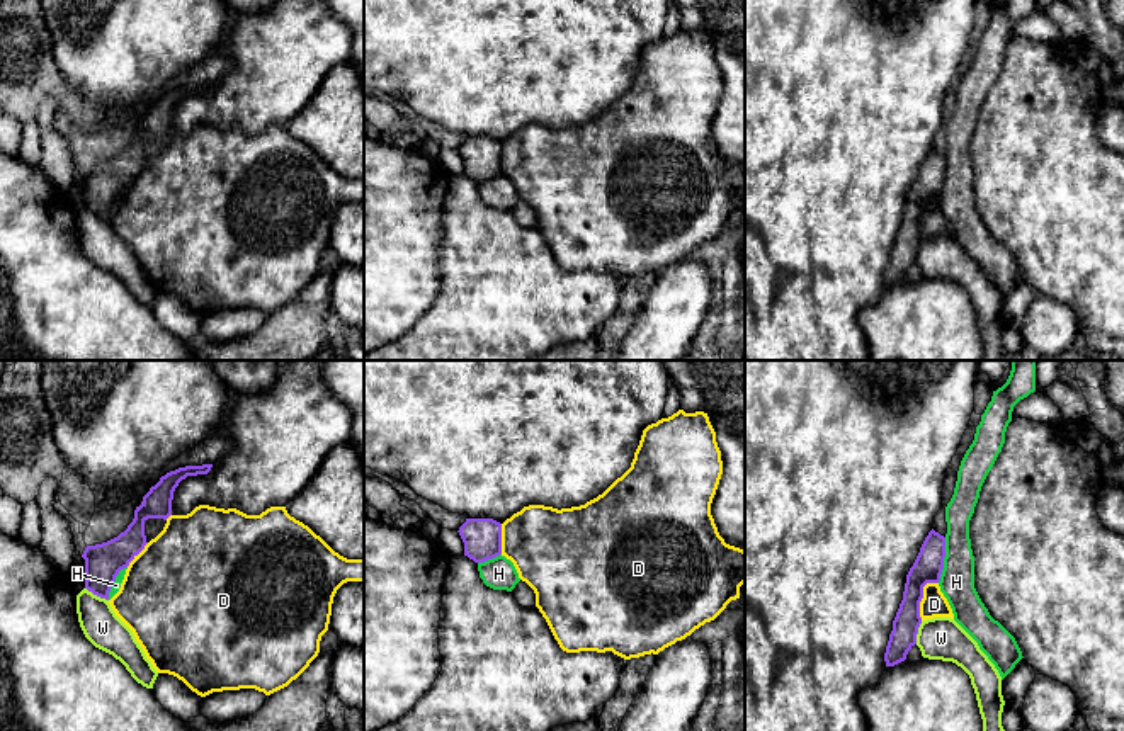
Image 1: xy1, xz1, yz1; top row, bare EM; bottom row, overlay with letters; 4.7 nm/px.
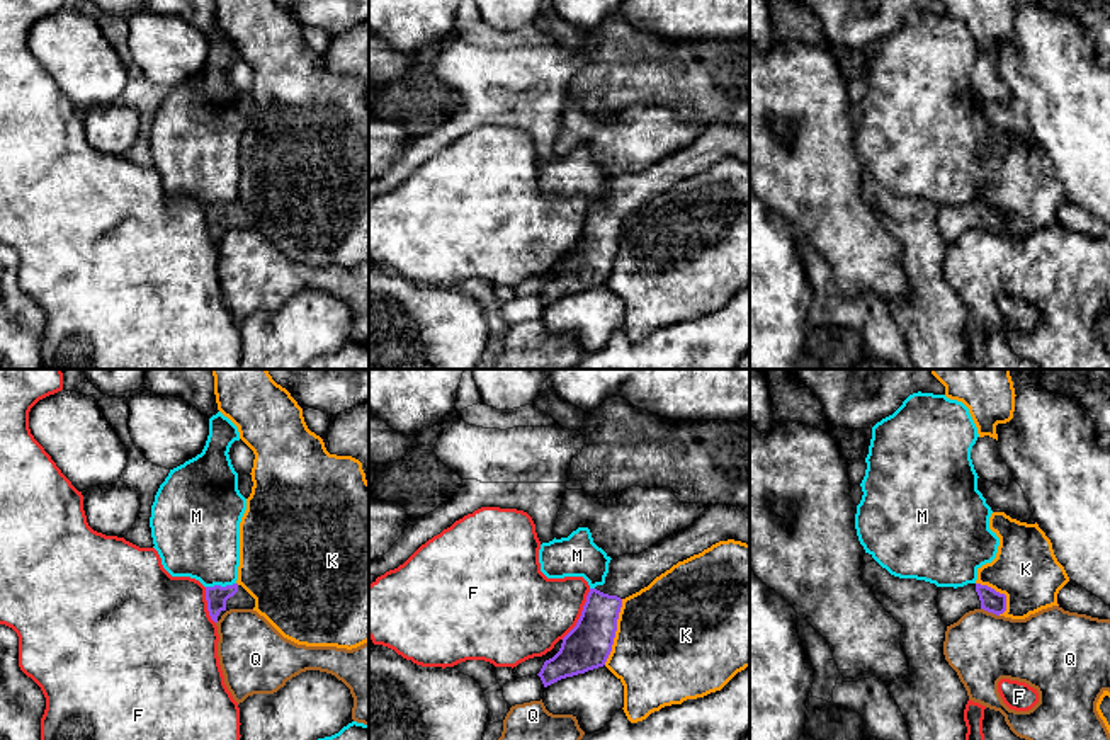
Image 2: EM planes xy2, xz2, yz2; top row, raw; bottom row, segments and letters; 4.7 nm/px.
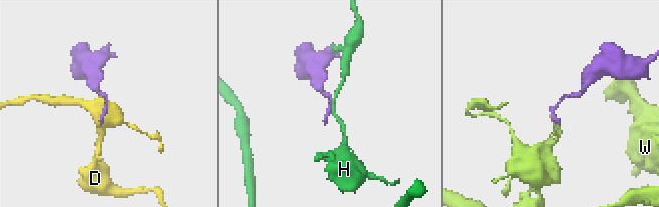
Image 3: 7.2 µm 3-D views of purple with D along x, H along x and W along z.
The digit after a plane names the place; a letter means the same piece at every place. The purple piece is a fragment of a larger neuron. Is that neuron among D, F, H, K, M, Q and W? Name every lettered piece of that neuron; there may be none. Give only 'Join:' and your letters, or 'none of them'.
Join: none of them

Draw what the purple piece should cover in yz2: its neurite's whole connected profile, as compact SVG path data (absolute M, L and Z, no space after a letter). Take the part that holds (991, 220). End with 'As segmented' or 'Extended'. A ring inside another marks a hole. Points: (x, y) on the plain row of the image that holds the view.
M967 202L964 206L938 206L938 230L942 240L950 245L957 242L966 231L984 228L996 235L1006 230L1006 214L981 202Z. Extended

